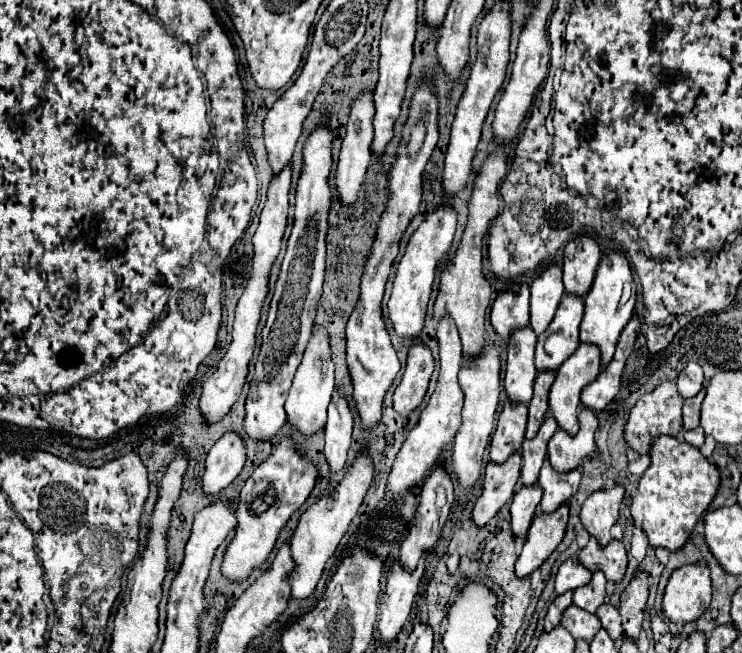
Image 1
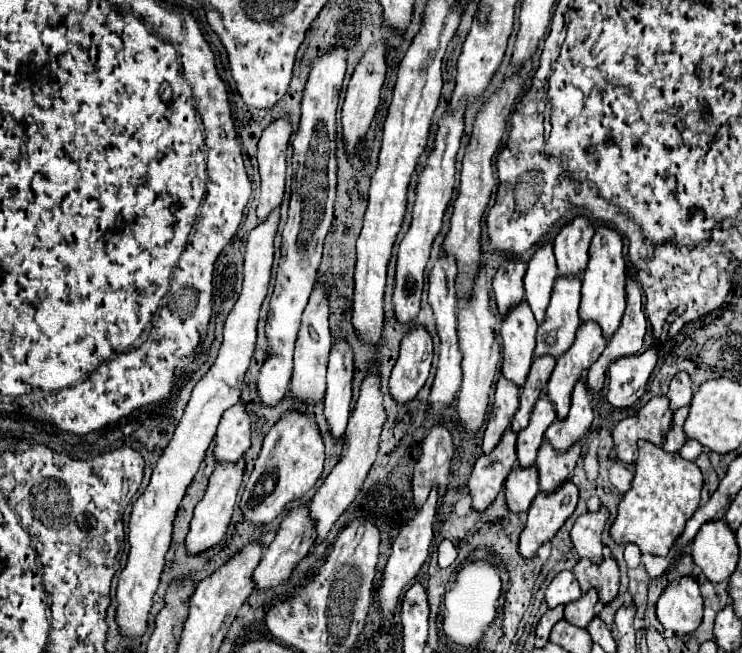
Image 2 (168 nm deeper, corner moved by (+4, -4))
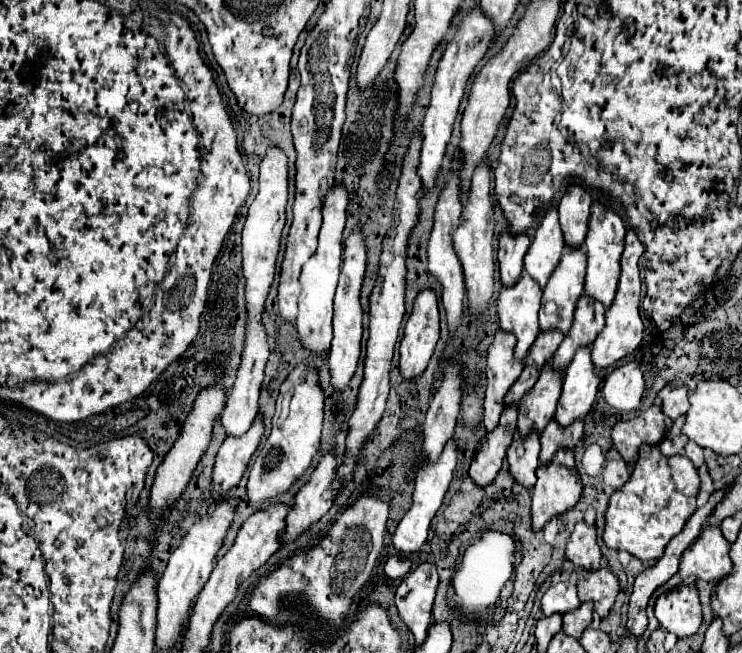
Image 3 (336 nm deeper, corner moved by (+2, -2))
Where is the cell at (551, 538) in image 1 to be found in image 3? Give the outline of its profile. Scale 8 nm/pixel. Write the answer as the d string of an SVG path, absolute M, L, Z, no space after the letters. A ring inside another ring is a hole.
M560 450L560 454L554 456L554 462L550 466L540 466L536 472L538 482L532 488L532 530L540 532L544 524L576 506L576 502L582 496L582 482L574 466L574 456L570 450Z

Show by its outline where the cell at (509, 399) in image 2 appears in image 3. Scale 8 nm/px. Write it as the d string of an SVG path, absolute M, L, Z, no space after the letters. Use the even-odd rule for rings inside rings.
M498 330L492 346L488 348L488 366L486 366L488 382L484 398L484 426L488 432L492 432L498 426L500 414L504 410L504 396L522 374L522 364L514 362L512 350L514 338Z

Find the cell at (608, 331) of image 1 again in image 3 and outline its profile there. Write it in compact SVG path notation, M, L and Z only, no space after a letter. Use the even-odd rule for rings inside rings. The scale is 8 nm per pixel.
M592 204L592 218L588 224L588 236L586 236L586 254L588 254L588 272L586 272L586 286L584 292L592 300L598 300L608 310L614 302L618 278L620 278L620 256L624 252L624 240L626 240L626 226L620 220L618 214L612 210L606 210L602 204Z

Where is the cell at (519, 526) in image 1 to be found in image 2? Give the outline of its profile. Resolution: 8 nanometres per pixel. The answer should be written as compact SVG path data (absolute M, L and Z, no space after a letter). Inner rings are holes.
M514 468L506 478L506 500L514 512L526 512L538 494L536 468Z

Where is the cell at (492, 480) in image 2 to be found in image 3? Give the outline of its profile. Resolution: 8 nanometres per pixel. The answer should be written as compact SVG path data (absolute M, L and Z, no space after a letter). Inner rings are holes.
M508 406L502 412L498 428L486 434L470 464L470 478L478 488L486 488L498 476L502 462L506 458L506 450L512 444L514 432L516 432L516 406Z

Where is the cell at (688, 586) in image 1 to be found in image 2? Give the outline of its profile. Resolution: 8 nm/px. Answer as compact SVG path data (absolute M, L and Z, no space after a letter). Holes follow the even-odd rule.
M692 576L674 580L656 602L660 624L676 634L690 634L702 620L702 596Z

